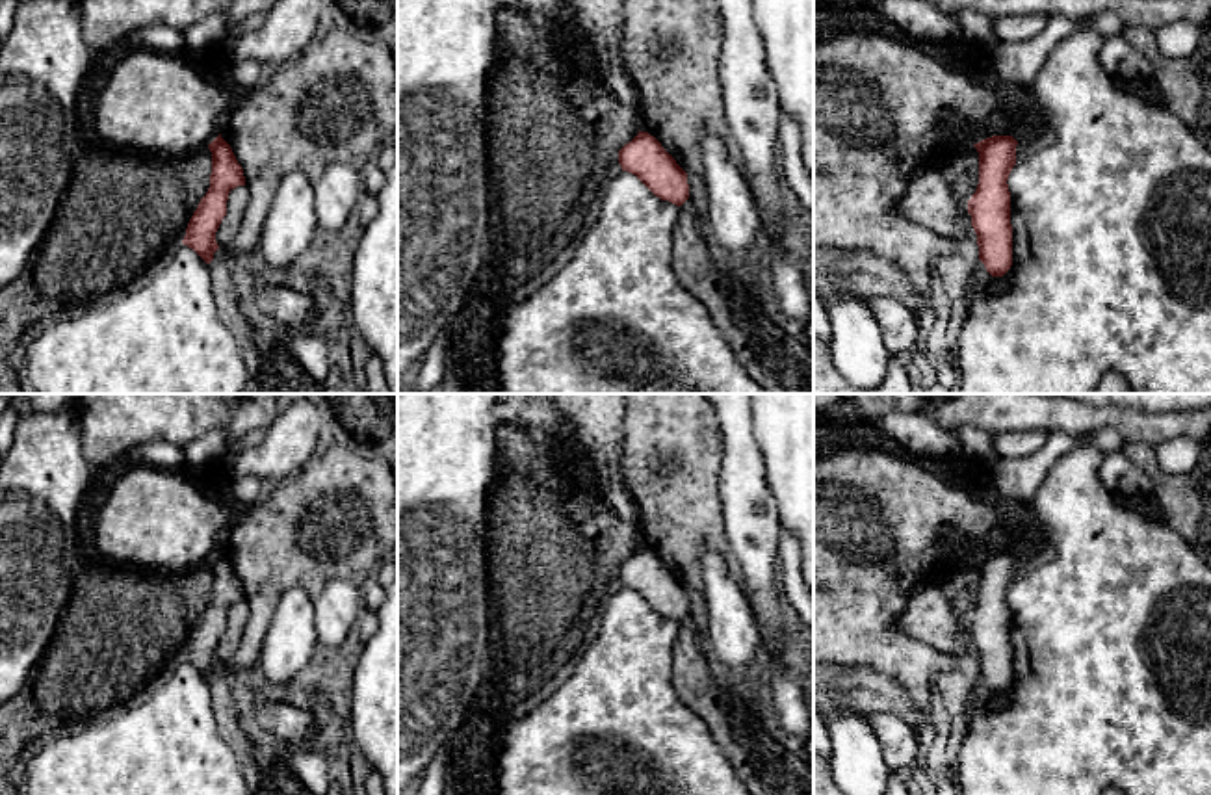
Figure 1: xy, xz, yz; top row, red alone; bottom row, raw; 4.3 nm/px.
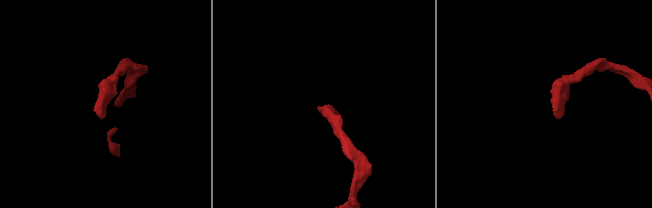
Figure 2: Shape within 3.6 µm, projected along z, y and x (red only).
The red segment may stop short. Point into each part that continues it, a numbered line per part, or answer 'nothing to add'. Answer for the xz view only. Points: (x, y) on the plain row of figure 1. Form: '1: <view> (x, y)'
nothing to add

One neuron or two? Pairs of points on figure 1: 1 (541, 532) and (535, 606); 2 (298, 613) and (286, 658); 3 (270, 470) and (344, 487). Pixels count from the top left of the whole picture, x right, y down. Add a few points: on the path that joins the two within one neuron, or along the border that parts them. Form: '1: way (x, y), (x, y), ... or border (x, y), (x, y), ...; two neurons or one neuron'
1: way (539, 550), (537, 587); one neuron
2: way (292, 625), (288, 647); one neuron
3: border (316, 456), (296, 472), (268, 485); two neurons

